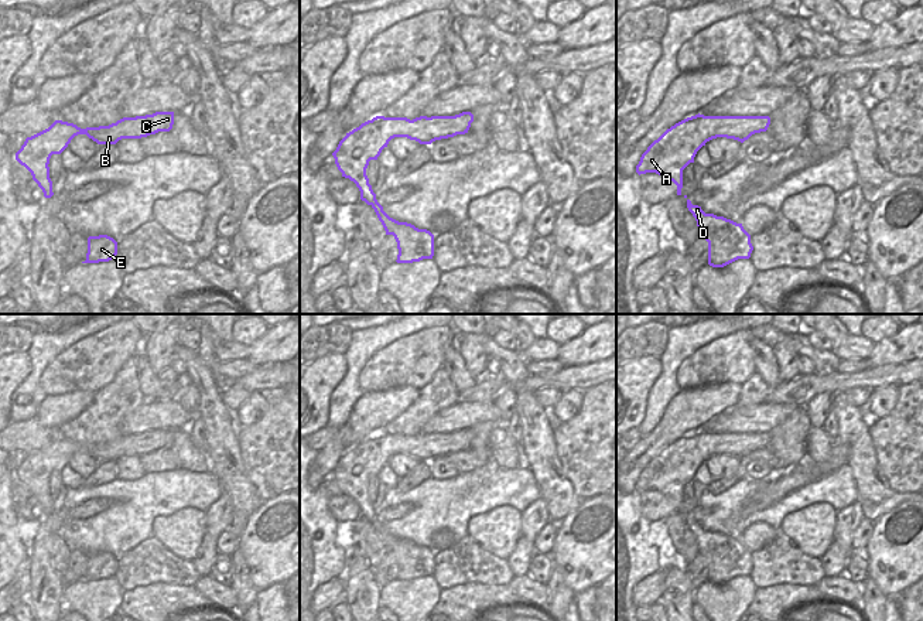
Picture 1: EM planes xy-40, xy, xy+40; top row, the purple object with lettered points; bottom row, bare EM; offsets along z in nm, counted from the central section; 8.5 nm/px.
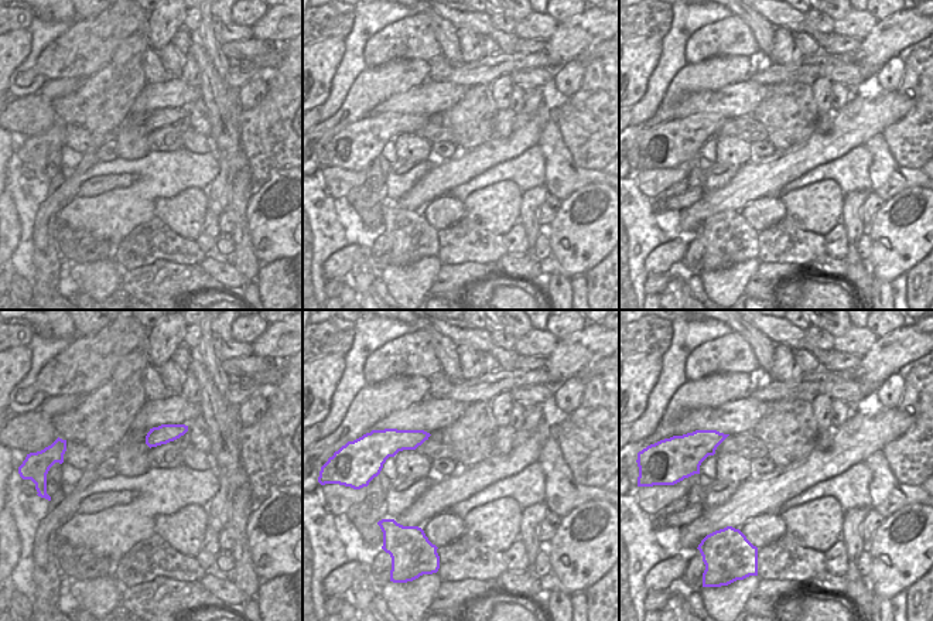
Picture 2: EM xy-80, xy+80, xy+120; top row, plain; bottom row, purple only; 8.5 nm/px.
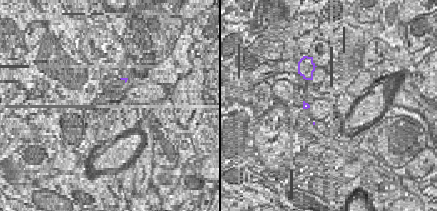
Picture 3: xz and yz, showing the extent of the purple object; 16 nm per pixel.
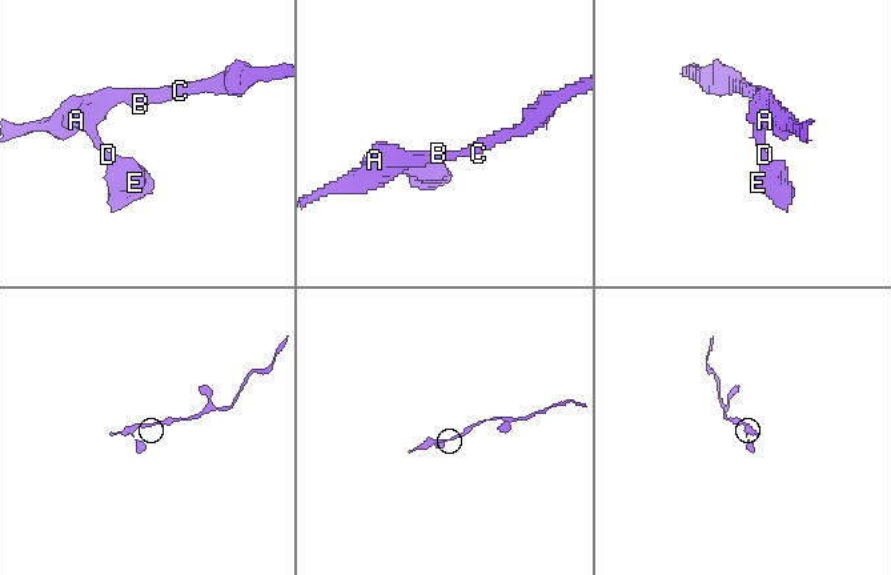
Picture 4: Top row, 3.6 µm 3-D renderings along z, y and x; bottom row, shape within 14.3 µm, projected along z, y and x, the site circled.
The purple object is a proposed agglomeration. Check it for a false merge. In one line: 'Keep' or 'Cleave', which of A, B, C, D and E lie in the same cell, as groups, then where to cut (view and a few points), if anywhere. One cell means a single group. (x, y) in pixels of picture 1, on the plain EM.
Keep. Groups: A B C D E. No split

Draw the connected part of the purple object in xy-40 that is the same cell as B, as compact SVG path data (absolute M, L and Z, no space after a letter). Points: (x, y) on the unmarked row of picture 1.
M174 429L123 434L116 440L99 444L81 446L74 440L55 437L48 446L27 454L16 470L16 477L33 492L45 515L51 515L49 475L61 471L78 451L86 451L98 461L116 461L122 455L141 455L158 448L170 448L174 441Z

